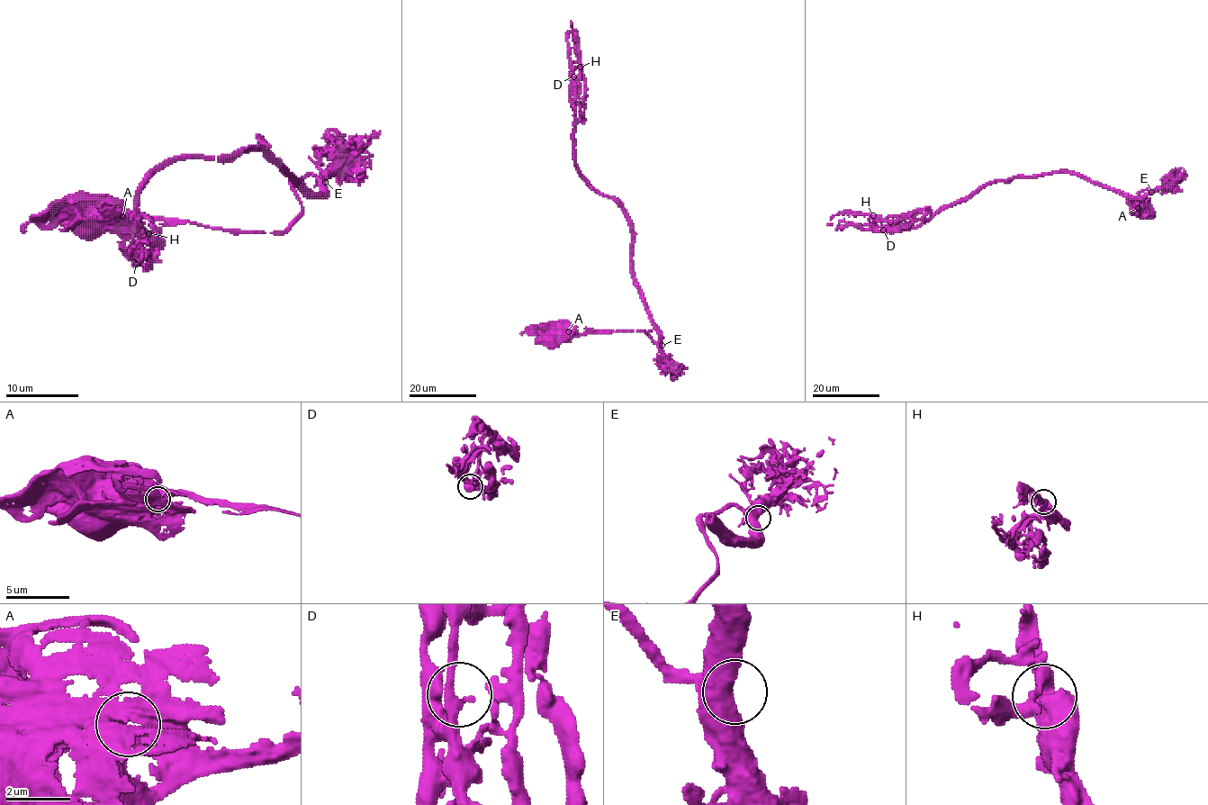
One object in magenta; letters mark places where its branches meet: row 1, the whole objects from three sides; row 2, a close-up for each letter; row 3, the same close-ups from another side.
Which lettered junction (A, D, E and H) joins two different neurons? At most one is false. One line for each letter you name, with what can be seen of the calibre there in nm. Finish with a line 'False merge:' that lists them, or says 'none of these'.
False merge: none of these

